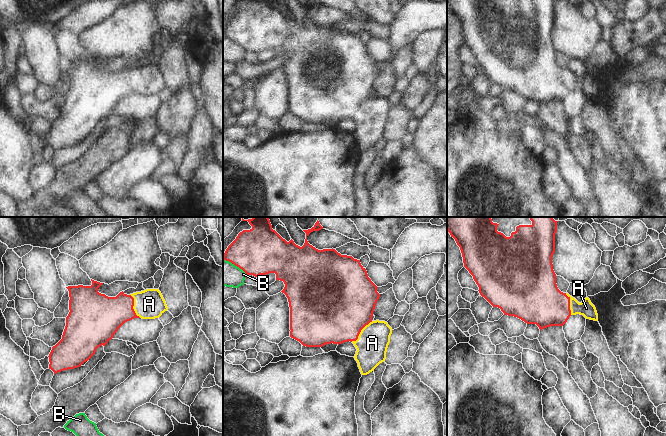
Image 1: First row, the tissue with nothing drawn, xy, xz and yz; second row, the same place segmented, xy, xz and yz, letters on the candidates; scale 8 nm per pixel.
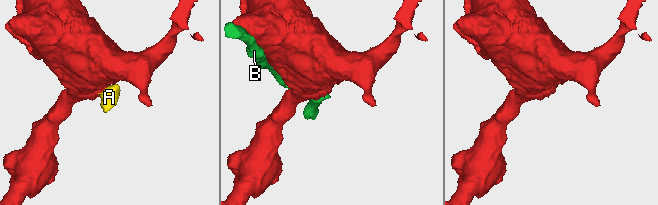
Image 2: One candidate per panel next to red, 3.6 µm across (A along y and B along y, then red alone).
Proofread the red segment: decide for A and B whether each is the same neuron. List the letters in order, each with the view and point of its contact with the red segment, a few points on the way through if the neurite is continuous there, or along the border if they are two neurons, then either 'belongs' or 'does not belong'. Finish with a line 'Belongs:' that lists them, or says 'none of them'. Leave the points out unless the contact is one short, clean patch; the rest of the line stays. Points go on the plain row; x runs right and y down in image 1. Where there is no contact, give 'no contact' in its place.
A: xz (360, 107) | across xz (336, 87), (360, 107), (372, 119) | belongs
B: xz (235, 41) | does not belong
Belongs: A

